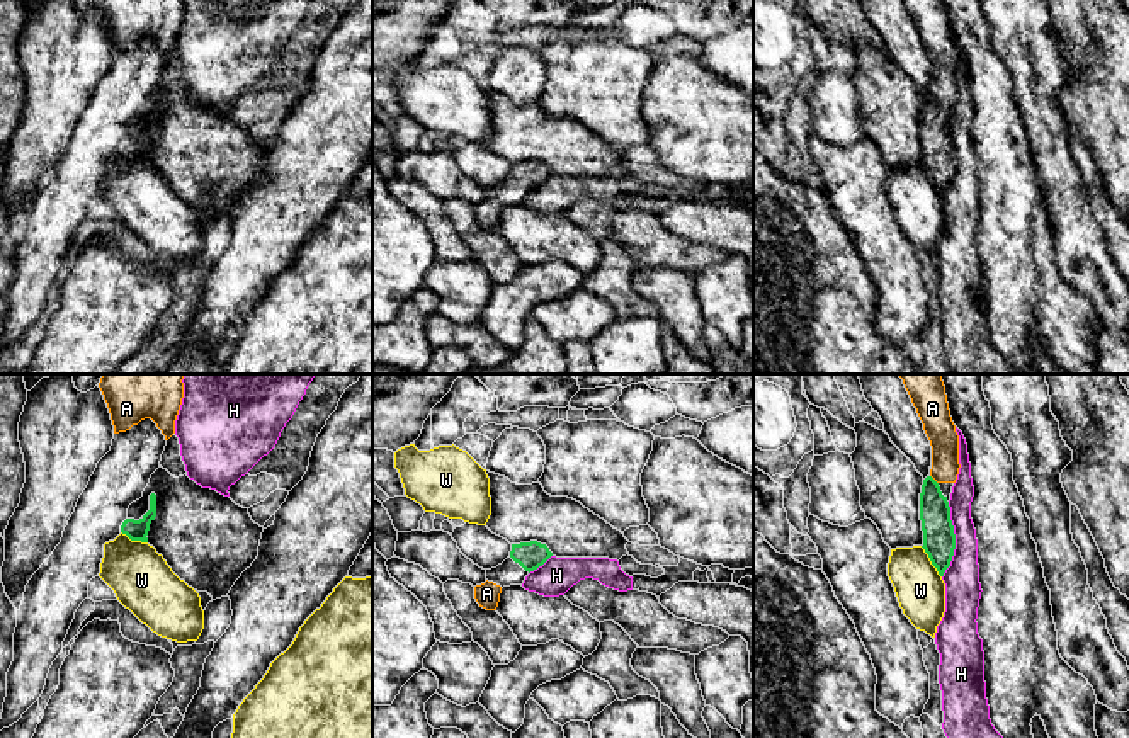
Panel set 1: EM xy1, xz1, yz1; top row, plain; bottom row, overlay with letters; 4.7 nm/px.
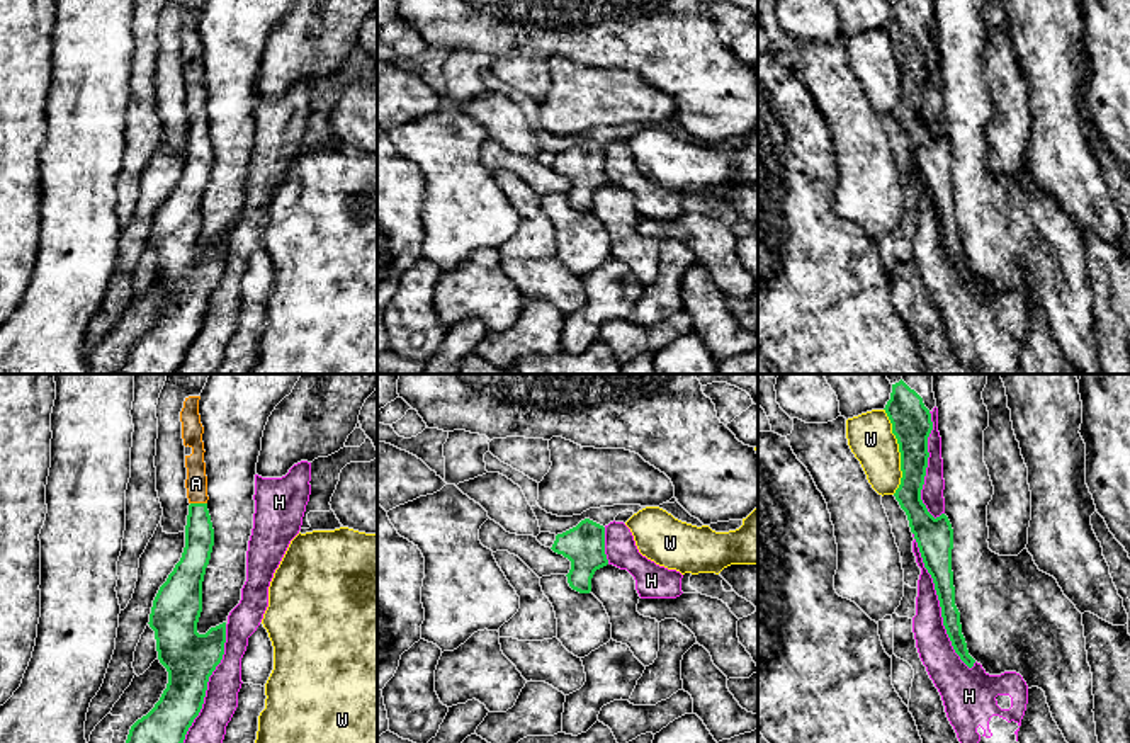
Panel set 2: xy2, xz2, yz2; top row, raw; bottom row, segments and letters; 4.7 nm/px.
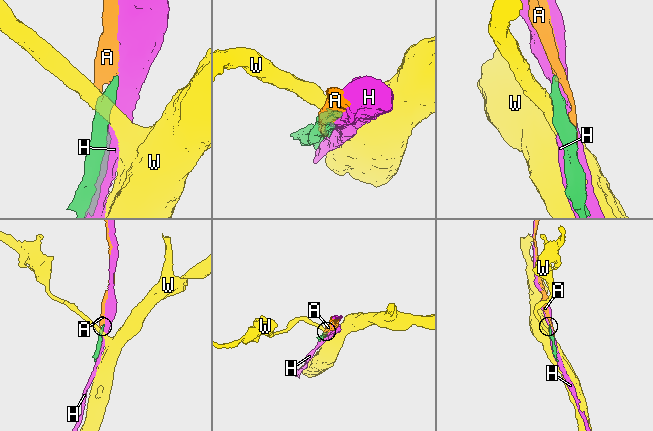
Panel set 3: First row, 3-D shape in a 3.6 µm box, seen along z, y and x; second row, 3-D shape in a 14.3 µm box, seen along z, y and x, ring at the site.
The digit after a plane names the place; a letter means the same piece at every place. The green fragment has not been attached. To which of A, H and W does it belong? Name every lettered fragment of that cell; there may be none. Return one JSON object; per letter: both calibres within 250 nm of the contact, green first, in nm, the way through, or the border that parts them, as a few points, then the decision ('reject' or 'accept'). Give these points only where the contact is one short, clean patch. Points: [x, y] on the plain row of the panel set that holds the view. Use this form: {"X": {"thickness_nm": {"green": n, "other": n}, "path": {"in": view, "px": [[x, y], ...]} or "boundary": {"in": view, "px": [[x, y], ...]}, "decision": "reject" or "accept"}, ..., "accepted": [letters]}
{"A": {"thickness_nm": {"green": 140, "other": 110}, "decision": "accept"}, "H": {"thickness_nm": {"green": 160, "other": 160}, "decision": "reject"}, "W": {"thickness_nm": {"green": 190, "other": 220}, "boundary": {"in": "yz2", "px": [[884, 28], [899, 72], [901, 102], [894, 113]]}, "decision": "reject"}, "accepted": ["A"]}

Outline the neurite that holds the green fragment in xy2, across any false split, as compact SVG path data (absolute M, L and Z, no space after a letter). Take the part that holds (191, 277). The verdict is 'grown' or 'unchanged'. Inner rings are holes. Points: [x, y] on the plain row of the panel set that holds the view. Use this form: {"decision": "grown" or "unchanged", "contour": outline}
{"decision": "grown", "contour": "M185 17L180 31L184 65L192 68L185 75L190 122L185 167L155 216L148 241L168 303L155 326L131 345L126 362L114 374L175 374L202 328L209 296L224 274L226 241L206 253L197 252L202 201L214 165L199 19Z"}

